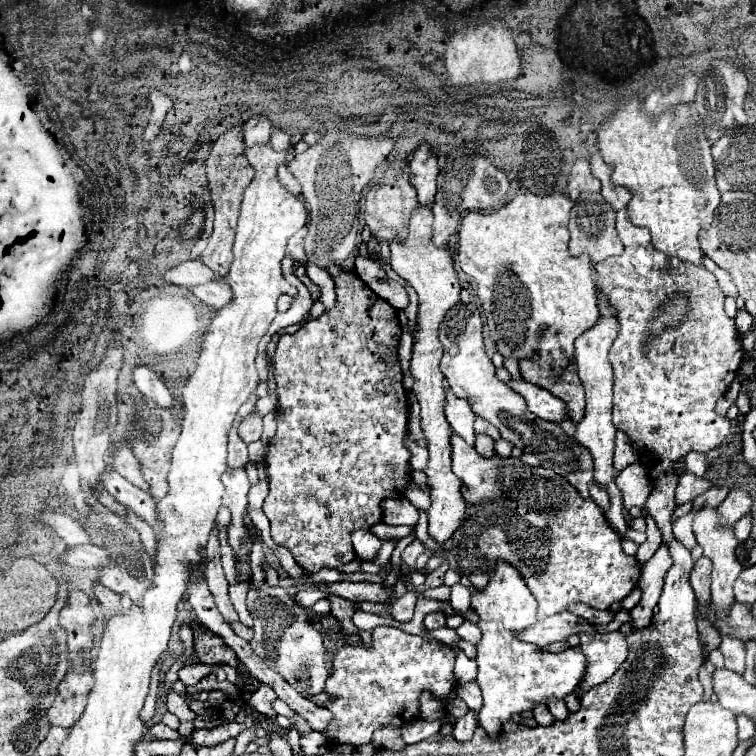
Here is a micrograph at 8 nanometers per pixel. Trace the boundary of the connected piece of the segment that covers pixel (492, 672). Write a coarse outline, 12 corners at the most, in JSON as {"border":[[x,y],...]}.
{"border":[[497,560],[471,592],[479,616],[479,722],[563,698],[587,670],[581,650],[543,652],[515,632],[537,622],[517,568]]}

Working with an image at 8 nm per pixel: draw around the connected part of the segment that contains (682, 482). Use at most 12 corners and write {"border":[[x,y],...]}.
{"border":[[685,472],[679,478],[679,504],[711,488],[709,476]]}

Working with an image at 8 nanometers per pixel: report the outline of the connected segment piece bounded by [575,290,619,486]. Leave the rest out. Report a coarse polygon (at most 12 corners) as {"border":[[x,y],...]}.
{"border":[[599,294],[599,320],[575,340],[587,394],[575,440],[591,452],[593,480],[613,480],[613,368],[619,320]]}

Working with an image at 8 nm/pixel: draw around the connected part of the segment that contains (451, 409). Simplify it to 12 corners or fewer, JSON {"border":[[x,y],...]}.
{"border":[[445,392],[449,426],[473,446],[475,414],[467,400]]}

